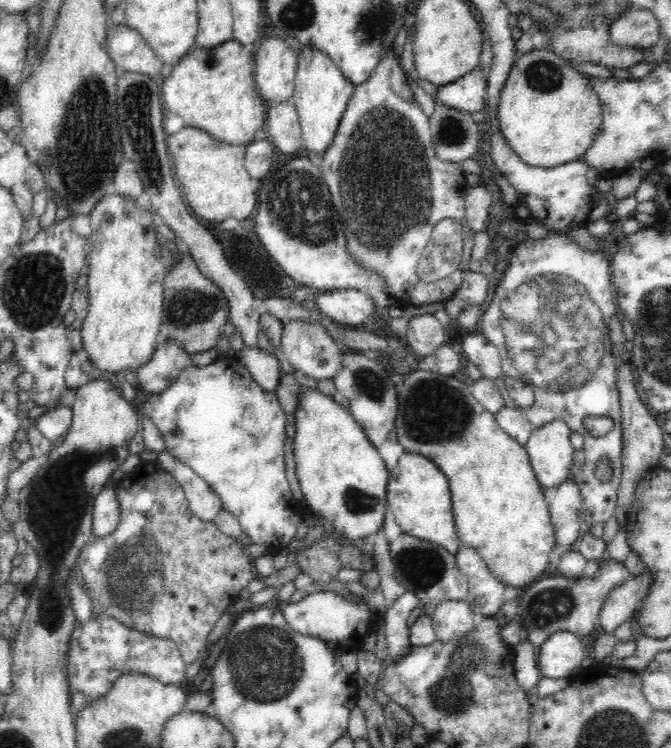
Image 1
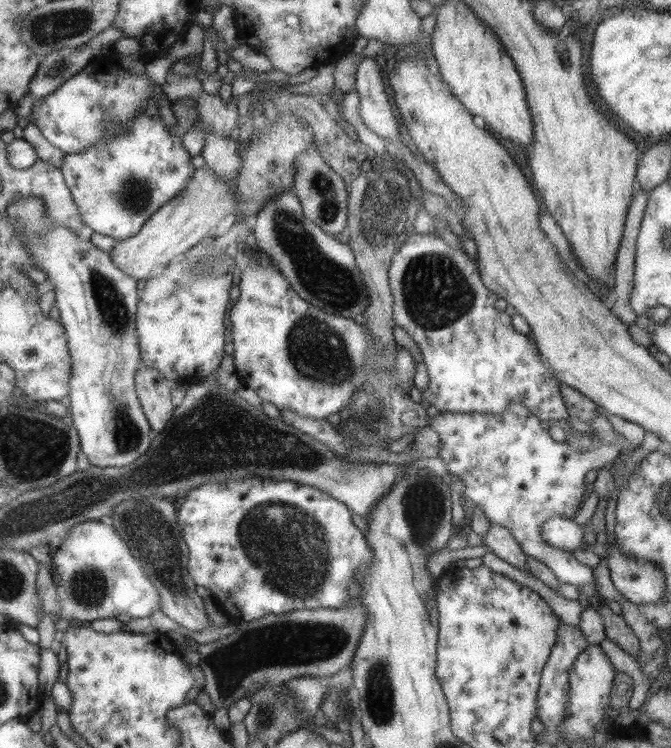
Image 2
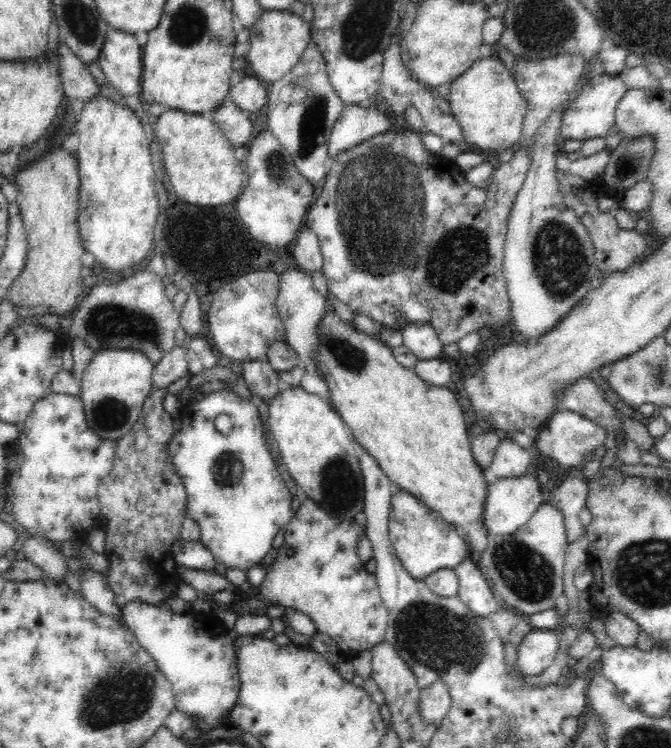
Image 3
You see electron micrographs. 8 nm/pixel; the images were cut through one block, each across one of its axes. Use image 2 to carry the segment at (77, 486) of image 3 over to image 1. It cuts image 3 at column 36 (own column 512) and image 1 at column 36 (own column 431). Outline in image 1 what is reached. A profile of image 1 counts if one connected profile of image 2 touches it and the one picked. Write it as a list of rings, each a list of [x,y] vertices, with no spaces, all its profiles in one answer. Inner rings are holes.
[[[60,405],[59,407],[54,407],[44,412],[39,419],[34,418],[34,420],[32,420],[32,426],[36,428],[36,431],[40,433],[42,437],[46,438],[46,440],[50,441],[50,444],[54,446],[68,432],[72,418],[72,408]]]

